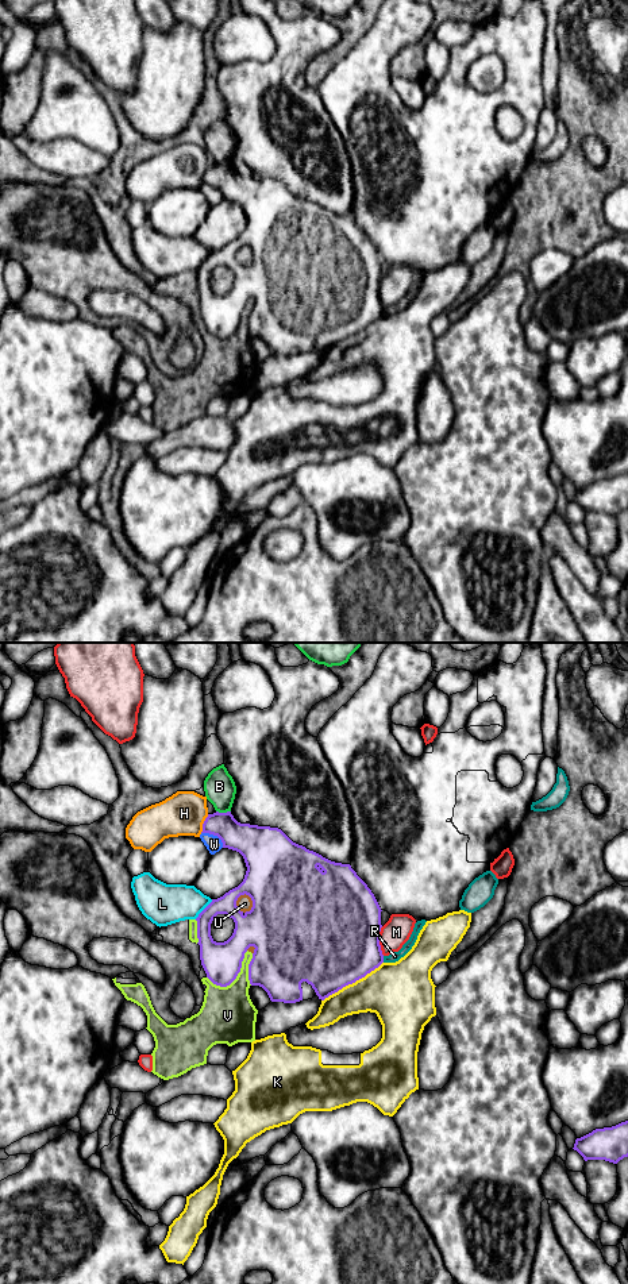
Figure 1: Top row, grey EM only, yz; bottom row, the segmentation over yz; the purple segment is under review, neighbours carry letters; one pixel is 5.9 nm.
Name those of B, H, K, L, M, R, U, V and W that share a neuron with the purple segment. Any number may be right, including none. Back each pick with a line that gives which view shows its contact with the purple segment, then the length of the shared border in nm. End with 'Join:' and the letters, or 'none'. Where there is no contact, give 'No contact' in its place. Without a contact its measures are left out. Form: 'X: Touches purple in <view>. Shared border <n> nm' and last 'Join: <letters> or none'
Join: none

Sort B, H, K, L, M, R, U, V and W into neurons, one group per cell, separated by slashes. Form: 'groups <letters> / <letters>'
groups B / H / K / L / M / R / U V / W

